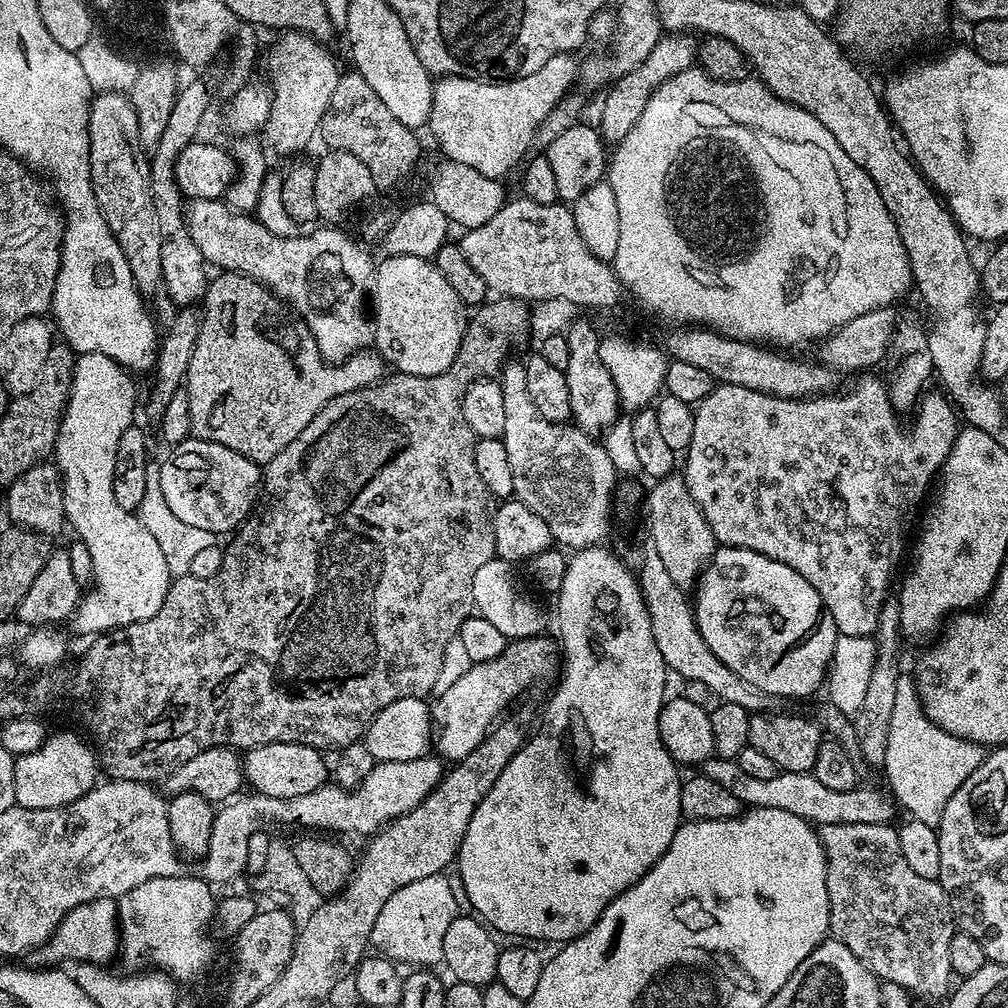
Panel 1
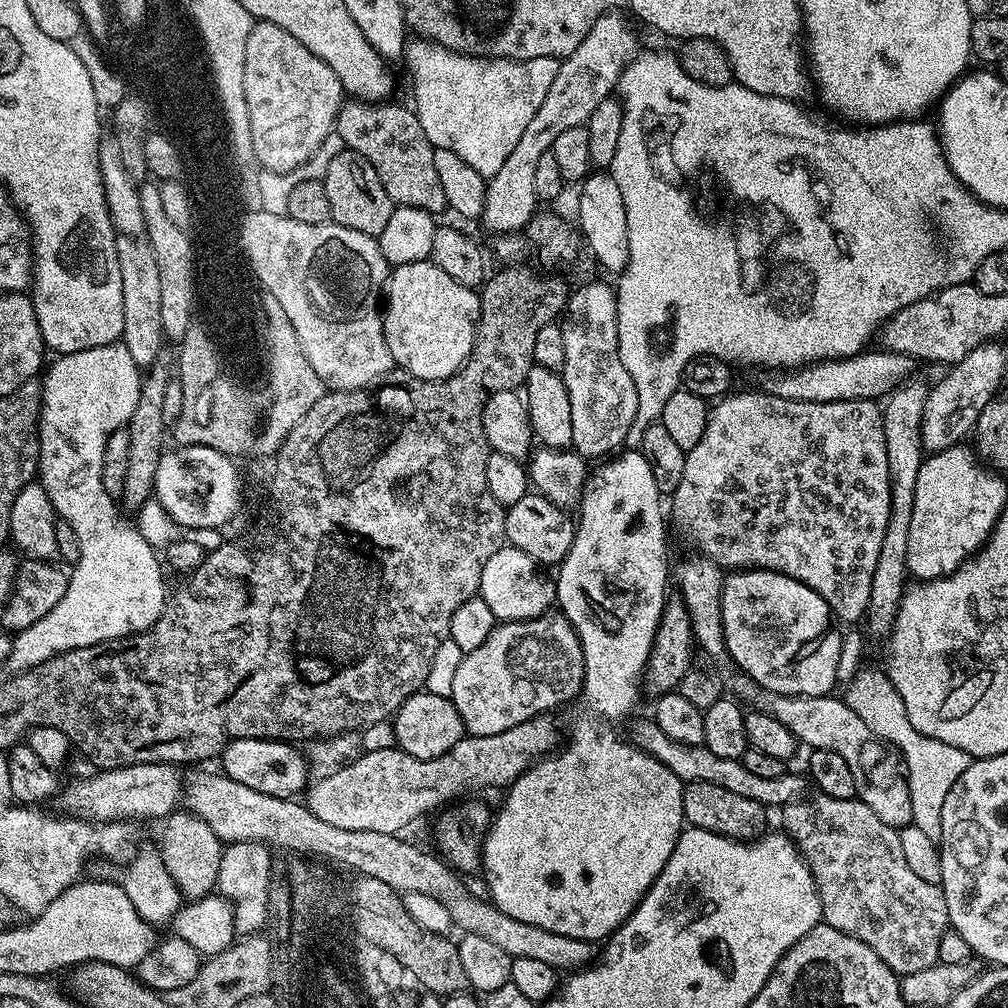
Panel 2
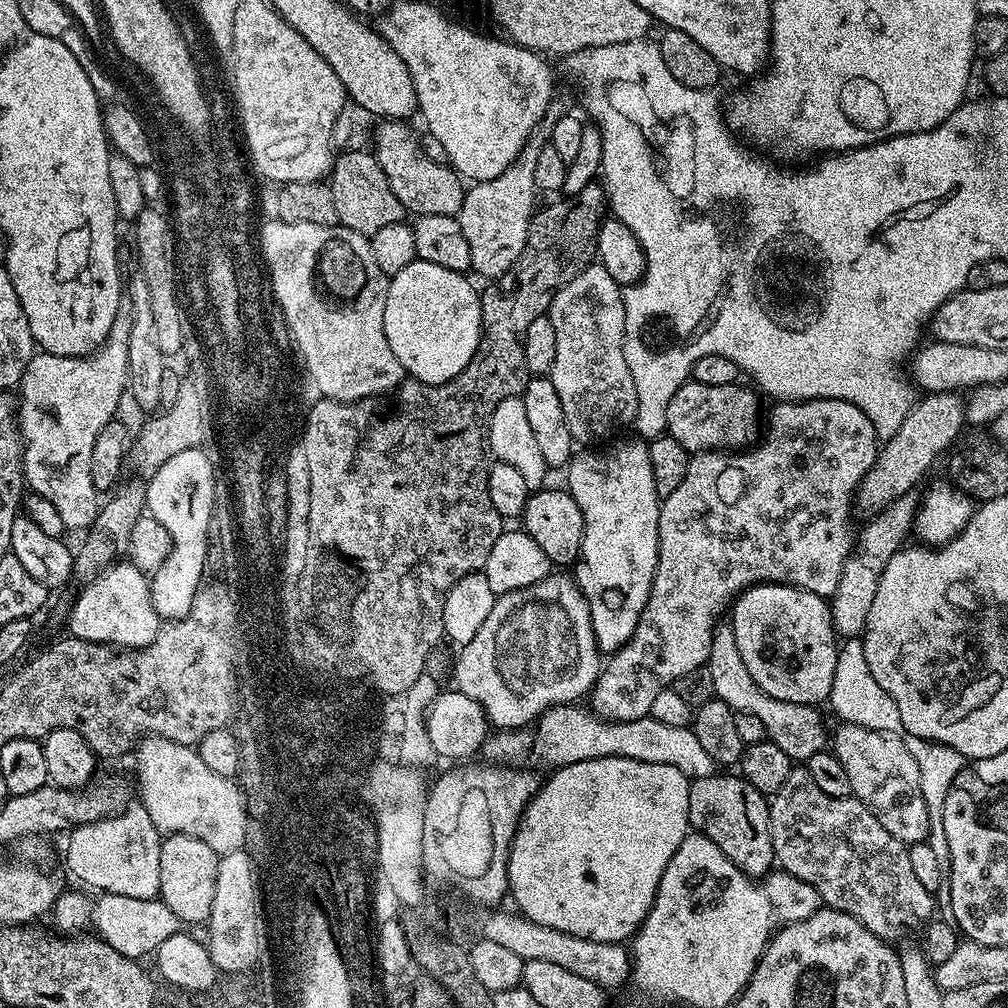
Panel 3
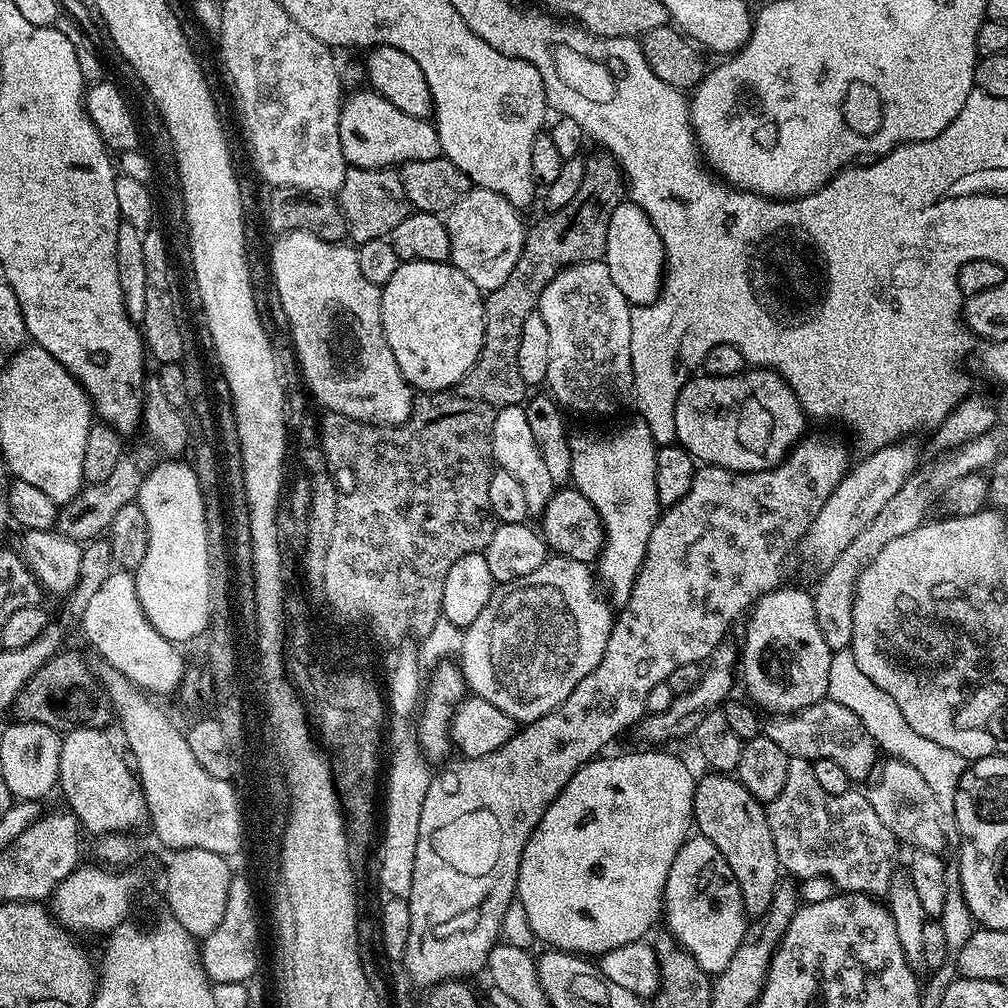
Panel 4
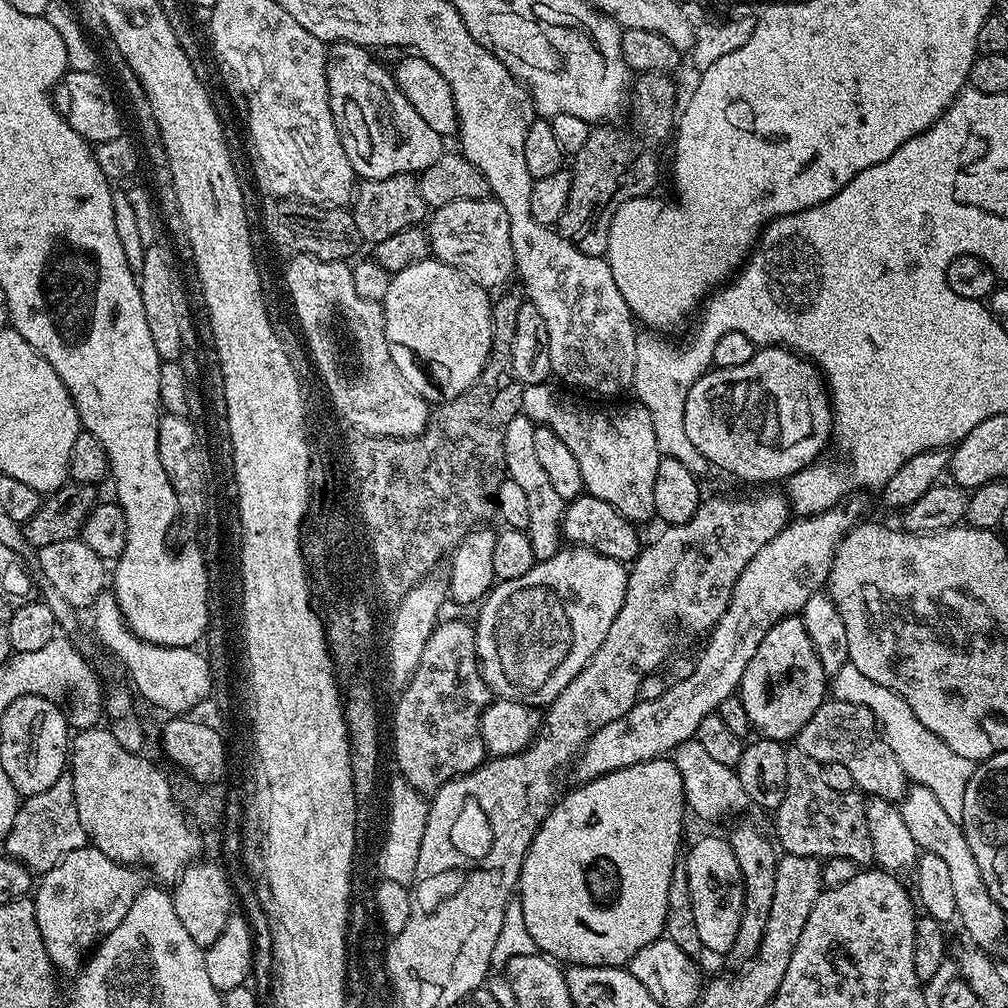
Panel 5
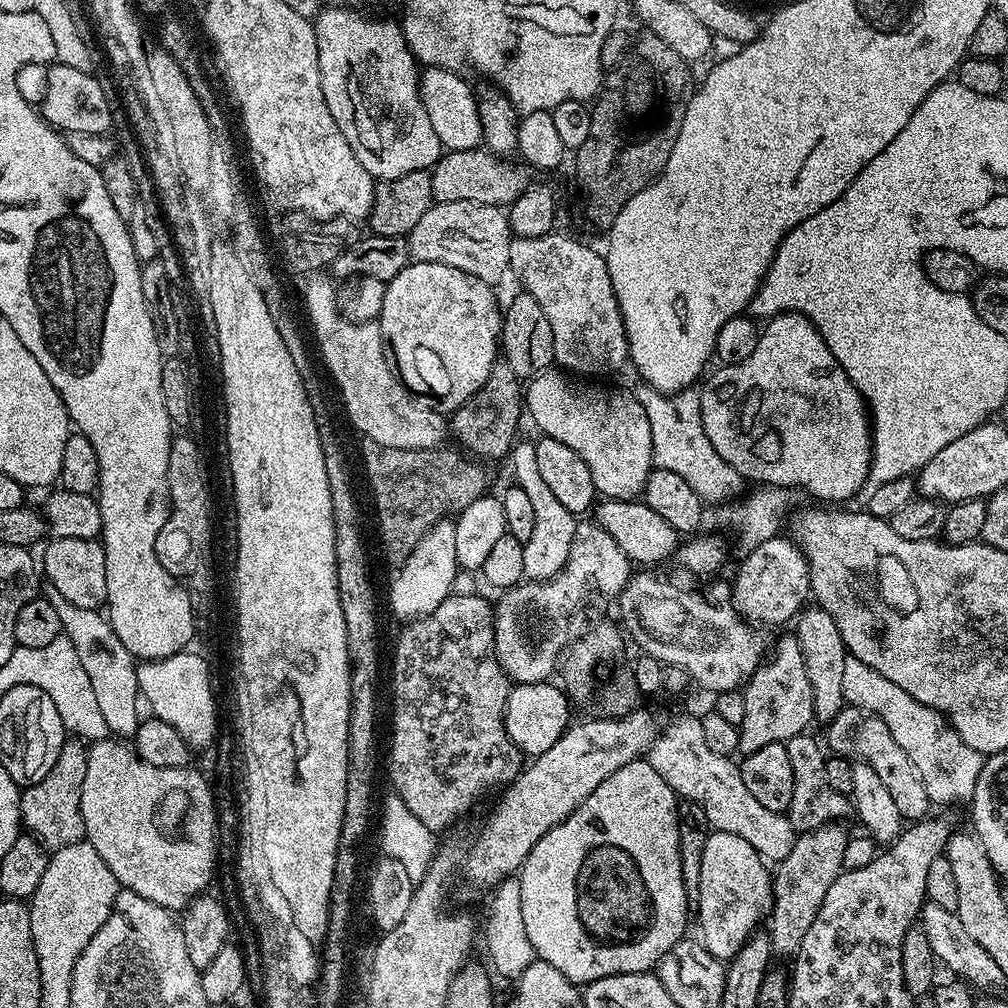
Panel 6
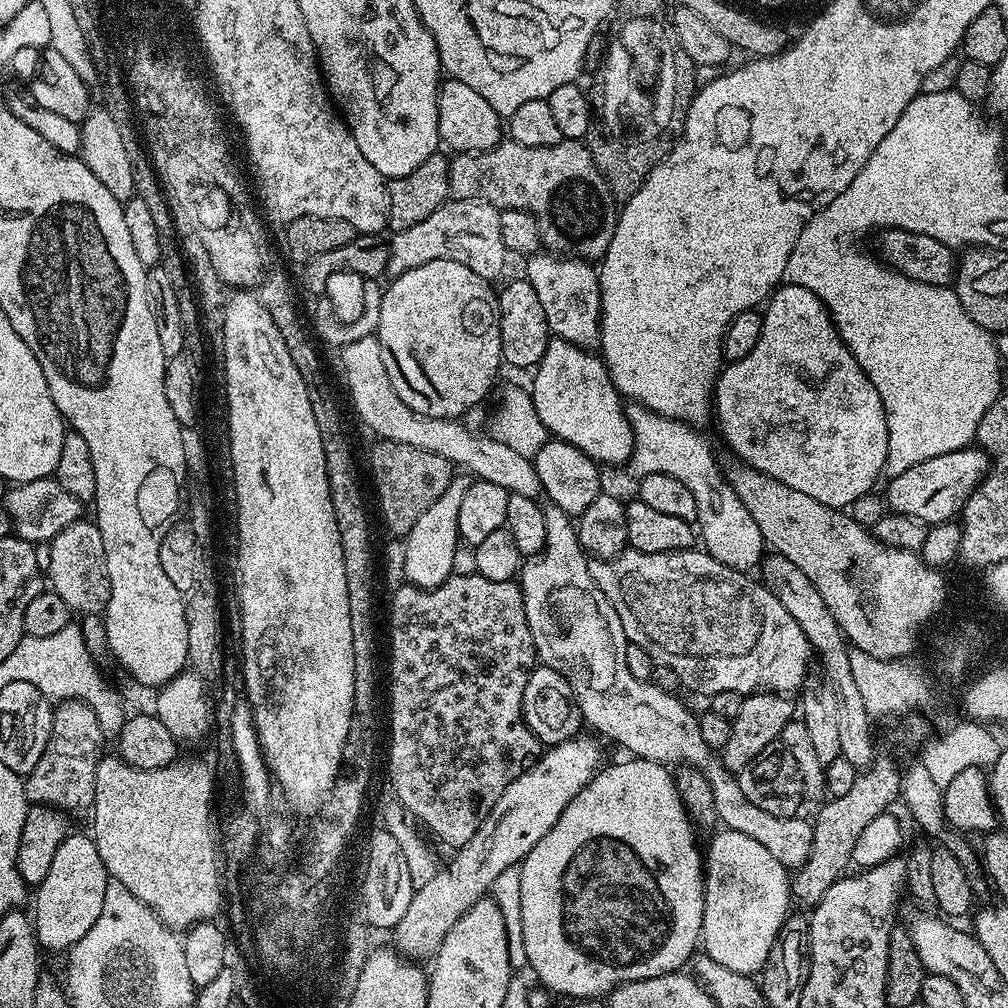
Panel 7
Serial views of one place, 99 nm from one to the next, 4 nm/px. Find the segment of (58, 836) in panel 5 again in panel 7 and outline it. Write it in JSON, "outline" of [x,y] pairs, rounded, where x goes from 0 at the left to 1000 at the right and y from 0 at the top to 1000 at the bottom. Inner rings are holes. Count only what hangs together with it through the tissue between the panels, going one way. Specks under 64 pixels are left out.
{"outline":[[[61,694],[52,703],[52,731],[38,760],[23,771],[29,799],[46,798],[64,808],[86,807],[95,791],[95,765],[105,749],[105,731],[93,704],[83,694]]]}

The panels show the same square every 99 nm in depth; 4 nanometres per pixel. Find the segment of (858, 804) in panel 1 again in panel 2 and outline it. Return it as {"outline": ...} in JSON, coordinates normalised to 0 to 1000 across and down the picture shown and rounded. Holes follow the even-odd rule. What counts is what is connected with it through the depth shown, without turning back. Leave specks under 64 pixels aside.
{"outline":[[[650,713],[635,714],[627,722],[625,734],[636,746],[645,748],[653,758],[661,760],[677,776],[688,778],[688,776],[708,776],[708,780],[716,780],[725,784],[727,788],[737,788],[739,792],[748,792],[748,796],[758,799],[759,803],[777,803],[779,798],[787,798],[799,789],[797,769],[789,770],[786,764],[780,764],[772,772],[755,772],[740,764],[740,760],[734,754],[724,752],[712,752],[712,748],[704,748],[704,744],[697,738],[682,738],[681,736],[669,736],[653,720]]]}

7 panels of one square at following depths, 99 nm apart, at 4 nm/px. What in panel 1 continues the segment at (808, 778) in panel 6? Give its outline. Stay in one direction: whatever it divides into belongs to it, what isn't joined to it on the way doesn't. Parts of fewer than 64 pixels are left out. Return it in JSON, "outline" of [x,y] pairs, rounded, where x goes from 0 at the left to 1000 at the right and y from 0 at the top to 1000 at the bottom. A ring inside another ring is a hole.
{"outline":[[[863,815],[813,818],[812,828],[821,860],[819,887],[823,895],[823,929],[835,935],[835,938],[843,938],[843,946],[851,949],[874,973],[887,974],[912,991],[914,988],[917,992],[936,993],[946,972],[942,958],[942,931],[950,924],[942,891],[932,873],[907,867],[907,859],[903,859],[897,846],[894,826],[887,822],[885,817]]]}

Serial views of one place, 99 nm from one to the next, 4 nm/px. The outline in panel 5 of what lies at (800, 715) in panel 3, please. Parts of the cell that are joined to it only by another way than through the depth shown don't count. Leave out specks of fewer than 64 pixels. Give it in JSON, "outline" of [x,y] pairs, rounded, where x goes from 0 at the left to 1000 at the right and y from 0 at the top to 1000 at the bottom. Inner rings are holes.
{"outline":[[[818,693],[817,698],[808,704],[808,712],[804,712],[800,720],[796,720],[788,734],[797,746],[804,748],[804,752],[817,758],[831,756],[834,760],[839,760],[839,764],[843,764],[843,769],[847,772],[849,782],[862,791],[889,796],[903,781],[895,760],[891,760],[891,752],[887,752],[887,744],[883,744],[883,740],[877,735],[867,708],[857,699]]]}

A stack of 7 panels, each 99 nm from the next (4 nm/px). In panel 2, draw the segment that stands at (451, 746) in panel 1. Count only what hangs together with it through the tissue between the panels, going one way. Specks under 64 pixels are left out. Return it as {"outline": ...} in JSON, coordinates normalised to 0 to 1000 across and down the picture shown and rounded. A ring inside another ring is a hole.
{"outline":[[[545,605],[529,615],[506,615],[493,618],[487,629],[474,641],[474,645],[459,648],[454,661],[454,669],[450,669],[447,696],[454,704],[460,717],[460,725],[465,730],[485,730],[498,728],[498,724],[506,724],[506,720],[514,720],[514,716],[522,716],[533,708],[544,708],[555,698],[576,689],[579,681],[579,650],[577,639],[569,621],[560,608]]]}

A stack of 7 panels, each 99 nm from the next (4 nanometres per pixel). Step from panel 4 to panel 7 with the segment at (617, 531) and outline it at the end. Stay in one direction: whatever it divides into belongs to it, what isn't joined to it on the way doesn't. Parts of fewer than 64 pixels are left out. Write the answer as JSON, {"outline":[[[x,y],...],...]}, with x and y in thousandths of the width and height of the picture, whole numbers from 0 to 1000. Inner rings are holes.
{"outline":[[[548,333],[530,372],[532,378],[526,381],[528,397],[532,400],[534,415],[540,418],[549,434],[571,440],[573,446],[596,461],[604,456],[622,458],[627,453],[629,431],[620,398],[603,376],[603,364],[590,348]]]}

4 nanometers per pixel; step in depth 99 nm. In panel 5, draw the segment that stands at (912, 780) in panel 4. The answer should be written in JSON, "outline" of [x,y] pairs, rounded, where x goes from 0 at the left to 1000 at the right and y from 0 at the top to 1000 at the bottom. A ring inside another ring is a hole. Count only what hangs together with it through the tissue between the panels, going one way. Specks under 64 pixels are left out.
{"outline":[[[905,778],[891,801],[910,842],[931,847],[931,851],[938,855],[946,878],[946,892],[950,894],[950,917],[956,920],[957,927],[964,932],[961,934],[967,939],[984,942],[996,929],[998,906],[992,902],[990,895],[986,895],[978,875],[974,875],[974,863],[970,863],[970,855],[966,855],[966,847],[962,843],[962,835],[958,835],[955,821],[949,813],[942,812],[942,808],[938,808],[938,804],[935,804],[931,792],[927,792],[927,788],[923,788],[923,784],[914,778]]]}

